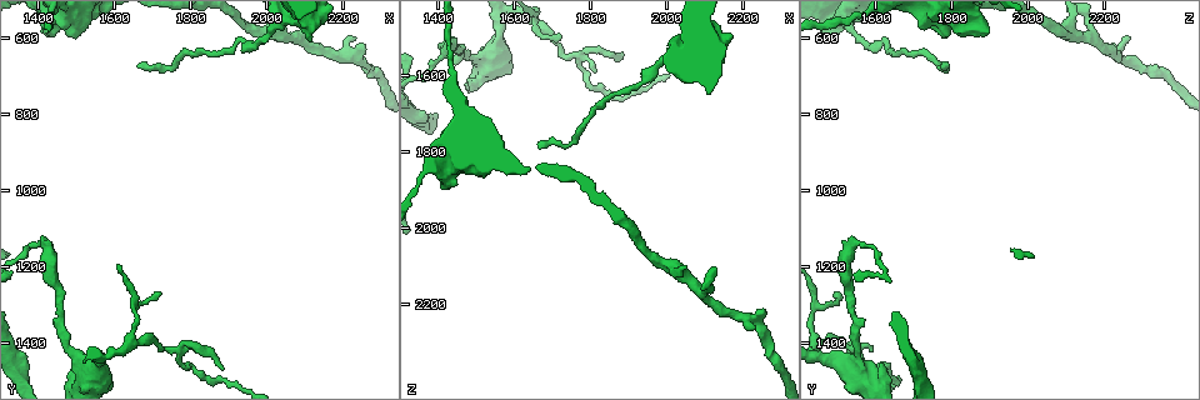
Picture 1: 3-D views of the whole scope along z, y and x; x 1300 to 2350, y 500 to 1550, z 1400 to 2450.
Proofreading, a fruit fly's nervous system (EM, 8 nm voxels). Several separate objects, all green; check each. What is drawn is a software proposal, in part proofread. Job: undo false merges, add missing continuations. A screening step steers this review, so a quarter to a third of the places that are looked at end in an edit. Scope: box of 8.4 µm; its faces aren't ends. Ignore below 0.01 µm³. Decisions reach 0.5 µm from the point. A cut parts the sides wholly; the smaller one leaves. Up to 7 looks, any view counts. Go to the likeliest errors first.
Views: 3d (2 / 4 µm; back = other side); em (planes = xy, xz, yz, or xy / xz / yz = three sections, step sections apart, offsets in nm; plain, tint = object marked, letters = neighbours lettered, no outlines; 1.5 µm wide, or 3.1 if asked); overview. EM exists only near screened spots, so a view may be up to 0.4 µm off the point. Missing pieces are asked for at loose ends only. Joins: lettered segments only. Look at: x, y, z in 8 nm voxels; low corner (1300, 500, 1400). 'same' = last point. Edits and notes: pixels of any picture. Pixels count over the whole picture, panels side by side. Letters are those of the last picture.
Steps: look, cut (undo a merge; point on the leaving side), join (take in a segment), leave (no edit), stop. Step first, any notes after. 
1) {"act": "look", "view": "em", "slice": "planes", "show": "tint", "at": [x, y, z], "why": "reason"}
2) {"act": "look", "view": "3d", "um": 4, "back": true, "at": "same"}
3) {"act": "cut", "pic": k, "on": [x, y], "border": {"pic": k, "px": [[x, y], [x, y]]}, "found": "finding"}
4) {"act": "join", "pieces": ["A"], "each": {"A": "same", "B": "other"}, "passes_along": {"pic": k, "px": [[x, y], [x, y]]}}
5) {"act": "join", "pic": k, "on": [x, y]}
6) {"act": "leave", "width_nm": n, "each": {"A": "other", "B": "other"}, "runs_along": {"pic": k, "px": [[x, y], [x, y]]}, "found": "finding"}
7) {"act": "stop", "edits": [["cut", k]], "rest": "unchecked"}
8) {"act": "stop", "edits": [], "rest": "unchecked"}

{"act": "look", "view": "em", "slice": "planes", "show": "letters", "at": [2105, 605, 1490], "why": "thick end"}

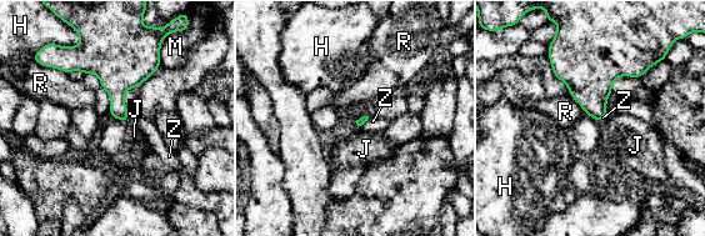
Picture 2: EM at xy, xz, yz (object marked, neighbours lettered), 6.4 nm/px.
{"act": "join", "pieces": ["Z"], "each": {"H": "other", "J": "other", "M": "other", "R": "other", "Z": "same"}, "passes_along": {"pic": 2, "px": [[116, 79], [126, 116], [148, 127]]}, "found": "it goes on there"}

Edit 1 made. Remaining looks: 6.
{"act": "look", "view": "overview", "why": "redraw"}

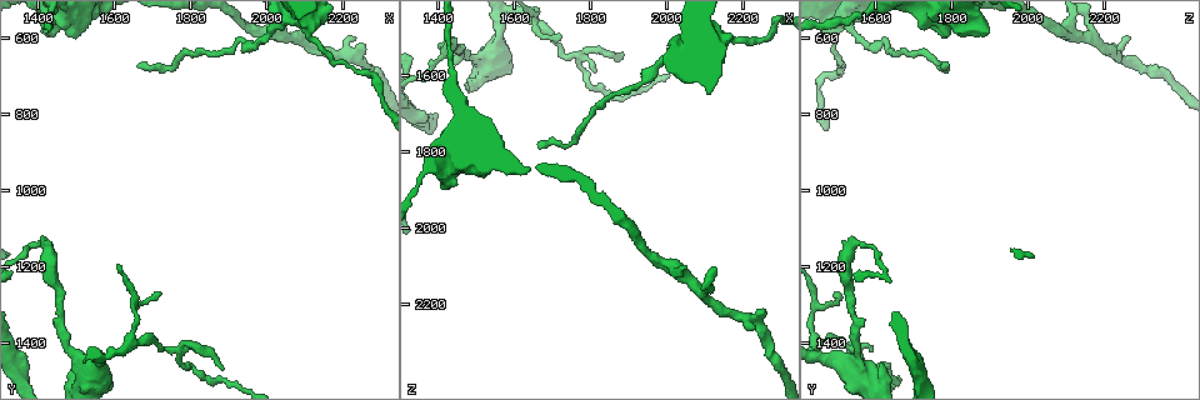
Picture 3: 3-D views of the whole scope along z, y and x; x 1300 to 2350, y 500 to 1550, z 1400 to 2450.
{"act": "look", "view": "em", "slice": "xz", "step": 4, "show": "tint", "at": [2250, 615, 2215], "why": "an open end"}

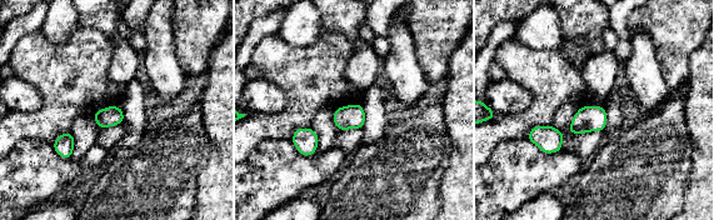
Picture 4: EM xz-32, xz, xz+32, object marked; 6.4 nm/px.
{"act": "look", "view": "em", "slice": "planes", "show": "letters", "at": "same", "why": "another direction"}

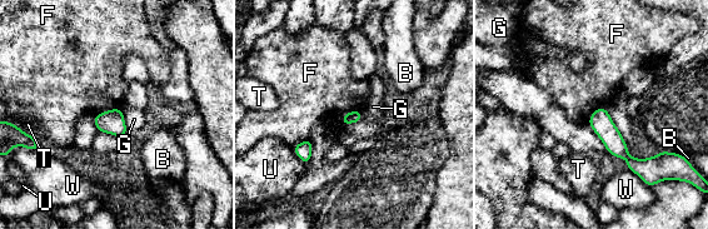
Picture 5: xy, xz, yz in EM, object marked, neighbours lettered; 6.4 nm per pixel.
{"act": "leave", "longest_contact_nm": ["F", 190], "each": {"B": "other", "F": "other", "G": "other", "T": "other", "U": "other", "W": "other"}, "runs_along": {"pic": 5, "px": [[599, 111], [614, 144], [642, 168]]}, "found": "no lettered segment goes on from it"}

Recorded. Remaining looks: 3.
{"act": "look", "view": "3d", "um": 2, "at": [1665, 675, 1790], "why": "free end"}

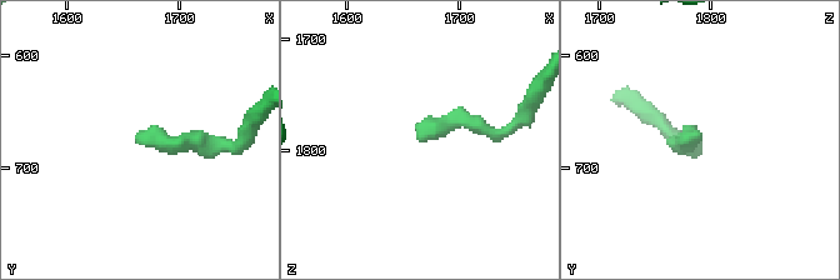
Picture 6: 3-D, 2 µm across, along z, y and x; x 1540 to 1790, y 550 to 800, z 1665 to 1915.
{"act": "look", "view": "em", "slice": "xy", "step": 4, "show": "letters", "at": [1664, 670, 1786]}

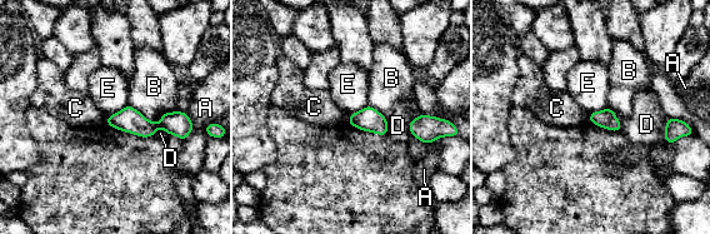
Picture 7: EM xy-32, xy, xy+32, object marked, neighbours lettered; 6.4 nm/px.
{"act": "look", "view": "em", "slice": "planes", "show": "letters", "at": "same", "why": "cut it another way"}

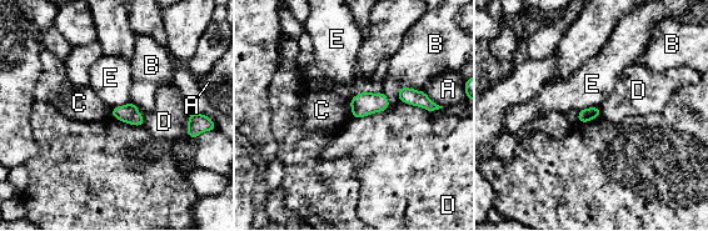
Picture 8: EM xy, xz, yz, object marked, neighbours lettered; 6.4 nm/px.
{"act": "leave", "each": {"A": "other", "B": "other", "C": "other", "D": "other", "E": "other"}, "border": {"pic": 8, "px": [[599, 106], [588, 106], [578, 111]]}, "found": "no lettered segment goes on from it"}

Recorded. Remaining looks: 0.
{"act": "stop", "edits": [["join", 2]], "rest": "unchecked"}

